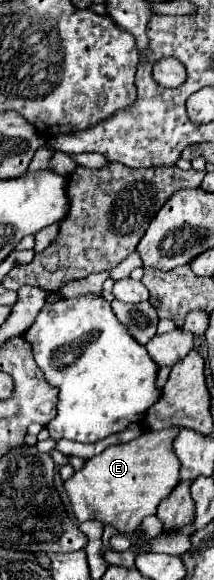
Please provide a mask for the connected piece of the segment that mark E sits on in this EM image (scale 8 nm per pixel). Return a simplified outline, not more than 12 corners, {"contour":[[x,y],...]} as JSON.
{"contour":[[178,428],[144,432],[64,482],[78,522],[132,536],[178,484]]}

